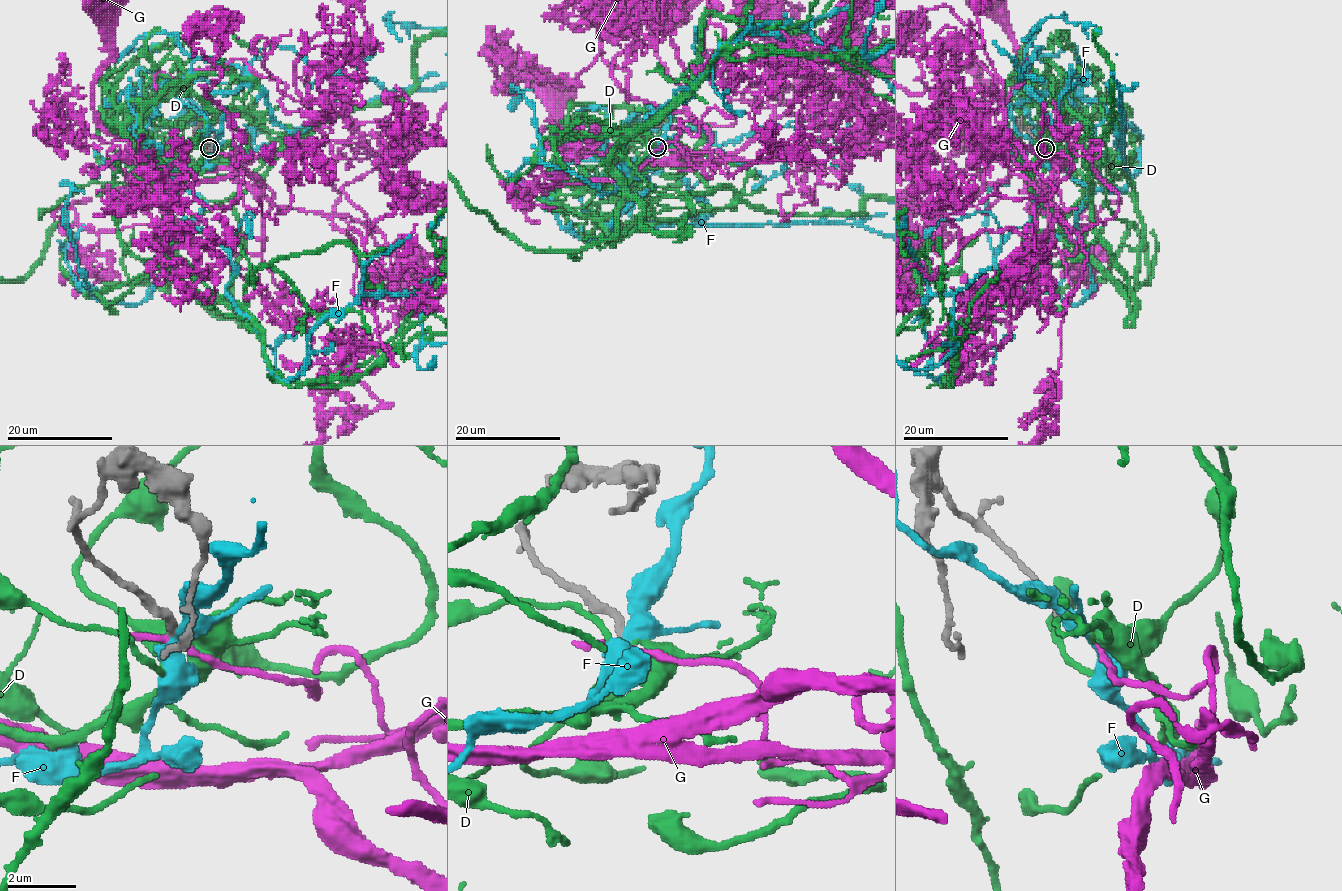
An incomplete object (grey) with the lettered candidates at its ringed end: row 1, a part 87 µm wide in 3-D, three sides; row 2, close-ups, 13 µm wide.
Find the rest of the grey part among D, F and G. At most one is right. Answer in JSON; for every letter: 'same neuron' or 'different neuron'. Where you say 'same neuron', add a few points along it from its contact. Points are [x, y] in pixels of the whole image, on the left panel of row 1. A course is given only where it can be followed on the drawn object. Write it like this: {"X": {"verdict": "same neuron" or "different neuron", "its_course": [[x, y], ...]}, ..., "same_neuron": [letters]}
{"D": {"verdict": "different neuron"}, "F": {"verdict": "different neuron"}, "G": {"verdict": "different neuron"}, "same_neuron": []}

